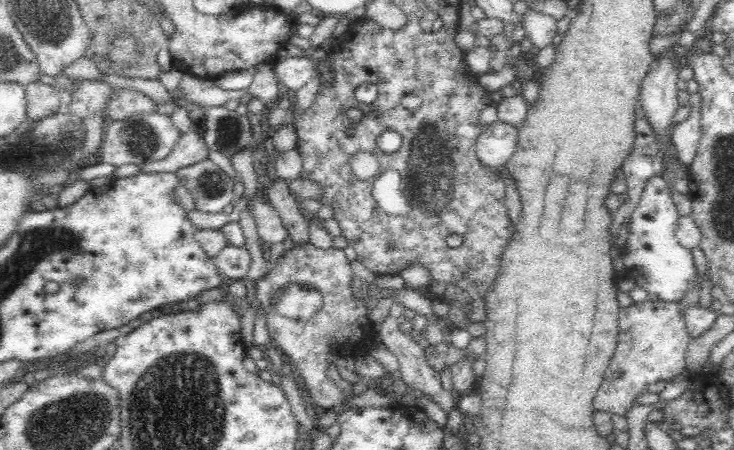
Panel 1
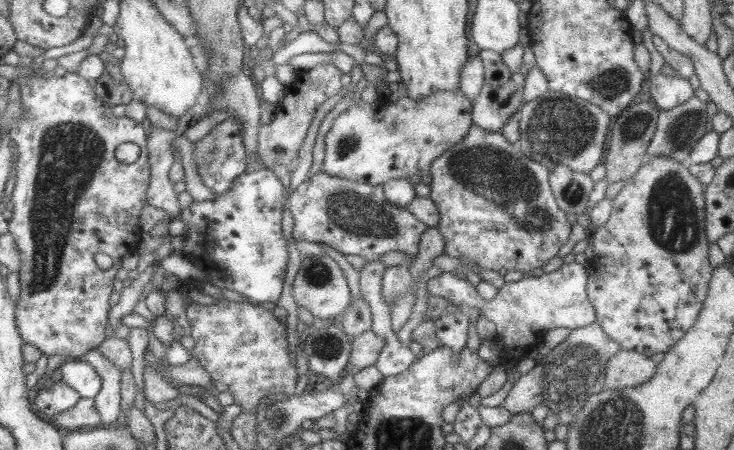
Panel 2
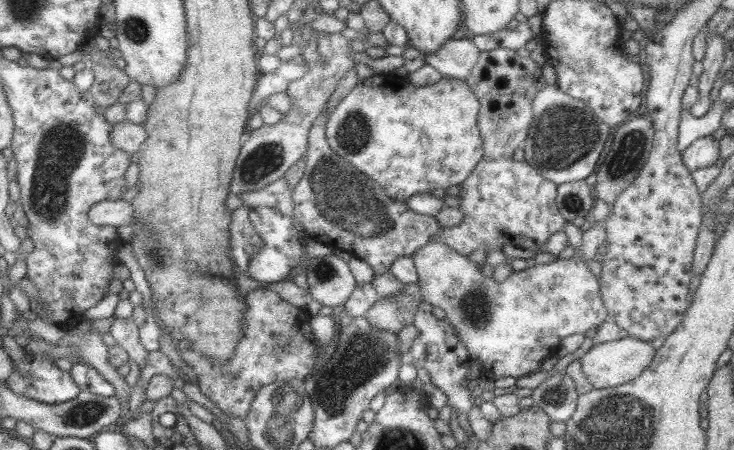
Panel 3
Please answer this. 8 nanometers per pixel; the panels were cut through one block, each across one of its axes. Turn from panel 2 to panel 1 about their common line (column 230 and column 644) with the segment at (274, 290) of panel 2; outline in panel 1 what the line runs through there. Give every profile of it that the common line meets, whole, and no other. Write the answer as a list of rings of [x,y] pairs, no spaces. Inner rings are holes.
[[[657,177],[648,182],[629,219],[629,234],[623,250],[626,256],[620,264],[639,273],[641,279],[636,276],[636,284],[648,293],[654,292],[660,300],[666,302],[681,302],[688,292],[696,288],[698,268],[693,252],[675,238],[676,224],[680,216],[671,195],[671,188],[664,179]]]

